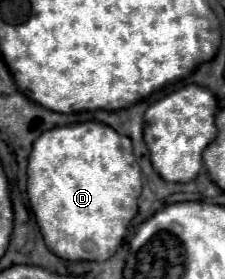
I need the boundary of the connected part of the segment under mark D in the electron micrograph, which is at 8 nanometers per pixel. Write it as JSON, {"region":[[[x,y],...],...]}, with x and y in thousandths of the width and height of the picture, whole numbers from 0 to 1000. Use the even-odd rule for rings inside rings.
{"region":[[[431,434],[200,470],[129,556],[120,699],[209,885],[289,935],[476,935],[609,763],[627,606],[573,491]]]}

